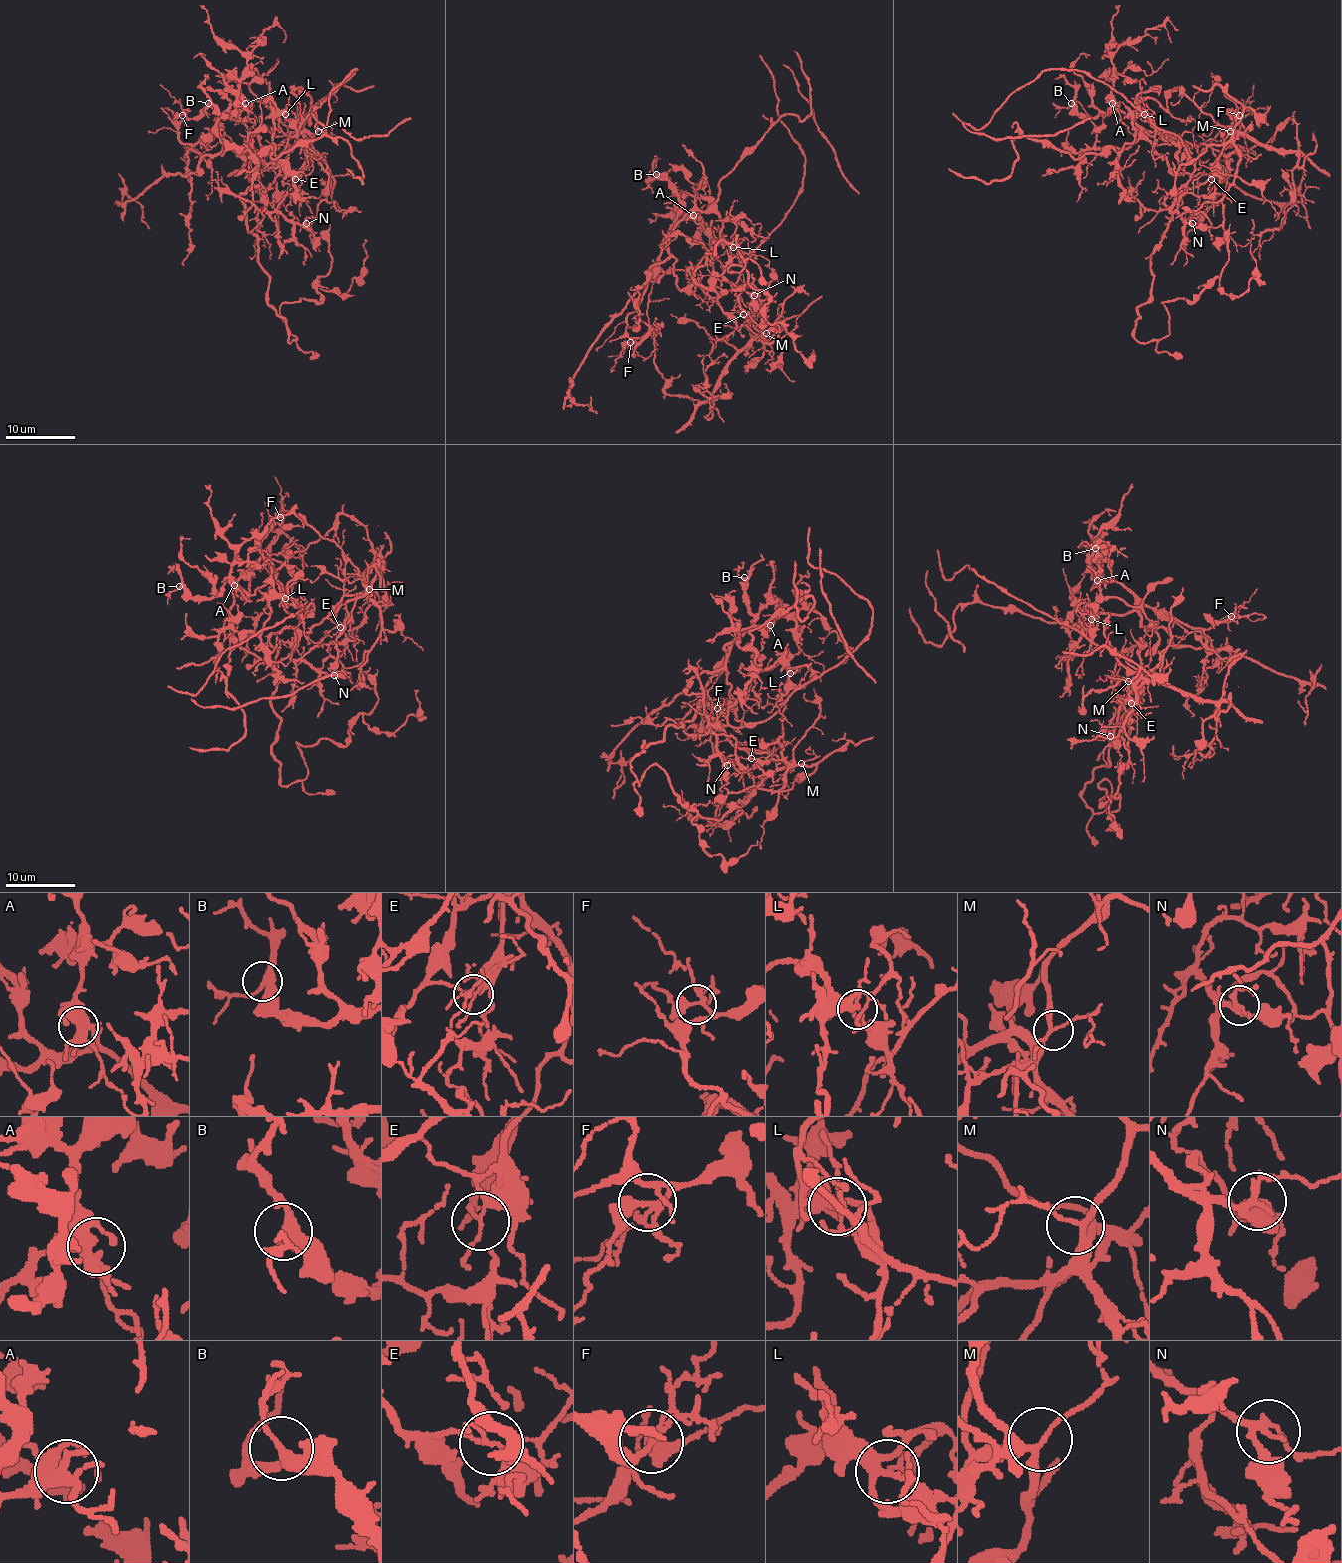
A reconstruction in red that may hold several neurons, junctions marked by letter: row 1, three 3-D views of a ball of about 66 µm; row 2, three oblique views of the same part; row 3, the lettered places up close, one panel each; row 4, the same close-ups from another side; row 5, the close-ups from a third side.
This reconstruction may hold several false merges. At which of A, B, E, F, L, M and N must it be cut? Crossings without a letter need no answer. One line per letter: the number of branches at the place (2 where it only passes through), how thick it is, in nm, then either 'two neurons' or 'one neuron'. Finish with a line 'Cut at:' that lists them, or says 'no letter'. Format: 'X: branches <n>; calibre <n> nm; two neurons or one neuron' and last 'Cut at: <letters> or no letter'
A: branches 7; calibre 440 nm; one neuron
B: branches 3; calibre 340 nm; one neuron
E: branches 3; calibre 110 nm; two neurons
F: branches 3; calibre 280 nm; one neuron
L: branches 6; calibre 280 nm; two neurons
M: branches 3; calibre 150 nm; one neuron
N: branches 3; calibre 220 nm; one neuron
Cut at: E, L

